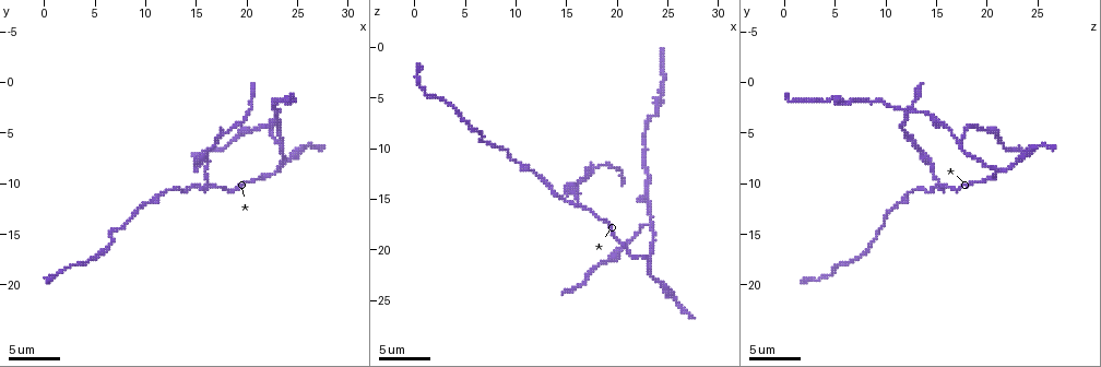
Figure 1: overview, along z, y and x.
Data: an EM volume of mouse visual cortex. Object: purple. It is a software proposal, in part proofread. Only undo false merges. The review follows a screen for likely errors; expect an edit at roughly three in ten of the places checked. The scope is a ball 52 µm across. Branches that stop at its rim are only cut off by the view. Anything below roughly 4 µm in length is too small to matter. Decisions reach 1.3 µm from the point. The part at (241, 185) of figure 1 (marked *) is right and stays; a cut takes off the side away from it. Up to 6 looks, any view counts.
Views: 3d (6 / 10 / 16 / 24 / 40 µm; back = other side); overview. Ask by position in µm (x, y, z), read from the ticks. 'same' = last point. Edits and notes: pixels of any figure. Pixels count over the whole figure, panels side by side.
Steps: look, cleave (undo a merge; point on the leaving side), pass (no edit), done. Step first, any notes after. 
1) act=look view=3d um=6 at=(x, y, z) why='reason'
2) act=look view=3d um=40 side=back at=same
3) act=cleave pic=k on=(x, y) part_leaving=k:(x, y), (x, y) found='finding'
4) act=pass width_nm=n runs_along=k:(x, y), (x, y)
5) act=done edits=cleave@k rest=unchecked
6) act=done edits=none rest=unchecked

act=look view=3d um=16 at=(16.0, 10.4, 15.2) why='side arm on a straight run'

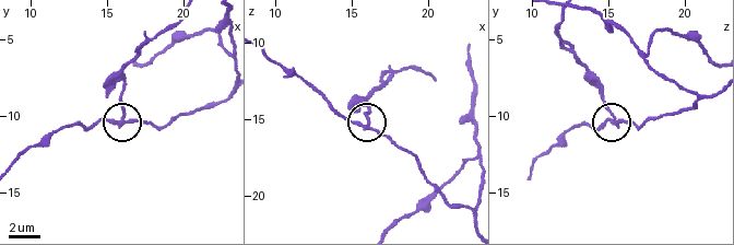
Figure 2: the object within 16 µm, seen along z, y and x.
act=cleave pic=2 on=(121, 103) arms=3 part_leaving=2:(365, 127), (369, 98), (392, 76), (415, 68), (431, 76) found='a second cell is stuck on'

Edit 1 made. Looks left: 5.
act=look view=3d um=10 at=(23.2, 5.8, 17.4) why='side arm on a straight run'

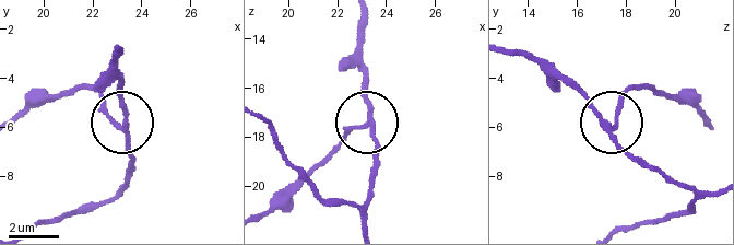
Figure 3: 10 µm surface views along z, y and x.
act=look view=3d um=6 at=(23.1, 5.9, 17.4)

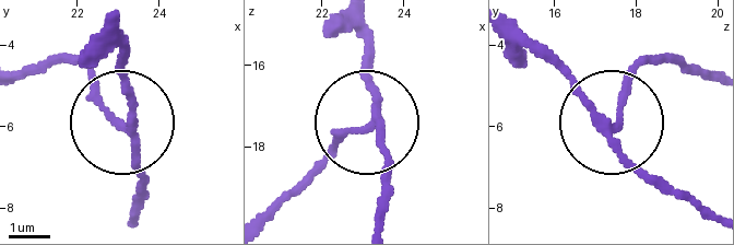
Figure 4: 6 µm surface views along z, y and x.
act=cleave pic=4 on=(335, 146) arms=3 found='a second cell is stuck on'

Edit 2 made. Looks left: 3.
act=look view=overview

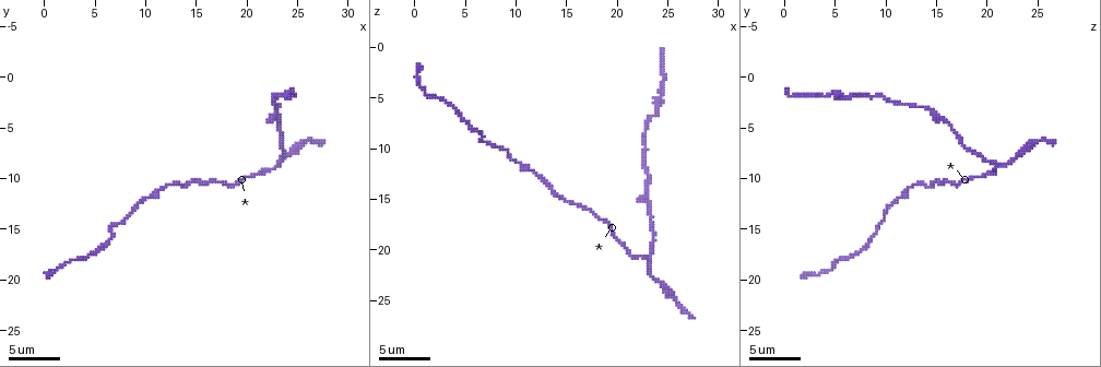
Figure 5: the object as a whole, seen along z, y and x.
act=look view=3d um=10 at=(23.0, 8.6, 21.0) why='three-way junction'

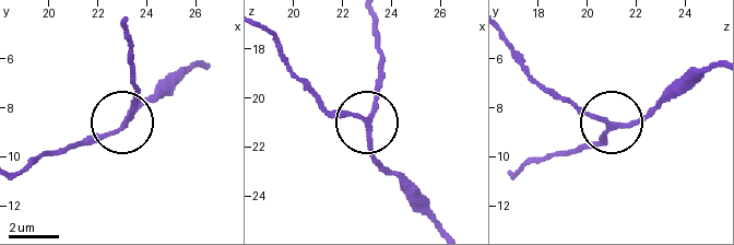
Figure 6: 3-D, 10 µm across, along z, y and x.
act=pass side_arm_um=8 runs_along=6:(280, 46), (286, 69), (323, 106), (362, 118), (385, 173) found='one cell here'

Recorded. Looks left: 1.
act=done edits=cleave@2,cleave@4 rest=unchecked

